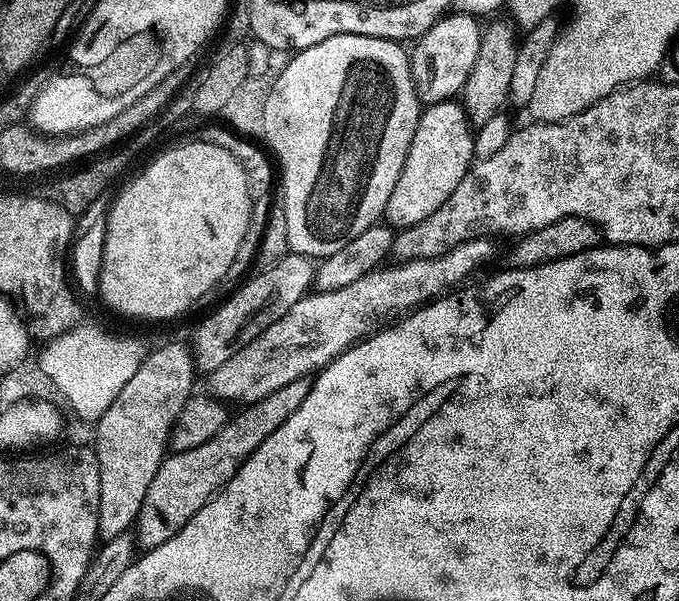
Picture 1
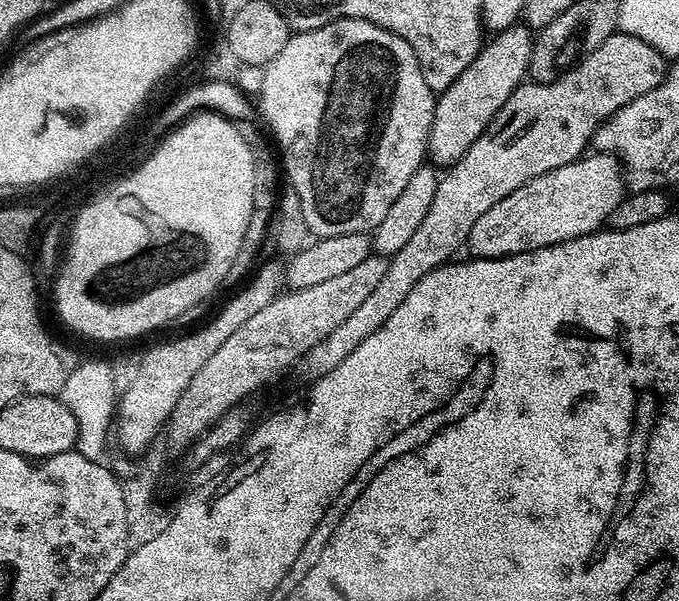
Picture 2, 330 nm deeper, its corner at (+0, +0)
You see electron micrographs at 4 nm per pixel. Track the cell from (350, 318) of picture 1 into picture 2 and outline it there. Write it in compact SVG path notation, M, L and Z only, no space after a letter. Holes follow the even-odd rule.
M593 151L573 164L530 178L530 182L518 186L514 194L506 194L502 202L490 206L490 210L474 222L474 230L468 235L467 251L472 251L469 253L477 260L497 260L599 232L625 194L624 169L619 160L606 152Z

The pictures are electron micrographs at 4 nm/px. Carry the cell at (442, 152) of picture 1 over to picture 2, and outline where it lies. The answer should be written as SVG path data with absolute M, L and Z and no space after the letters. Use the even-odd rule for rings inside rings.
M527 27L507 28L505 32L495 33L492 41L481 47L479 54L450 82L445 92L436 97L434 122L428 135L427 155L436 166L451 166L478 142L478 138L490 126L490 122L506 106L506 98L514 94L514 90L525 83L528 63L531 58L533 33Z

